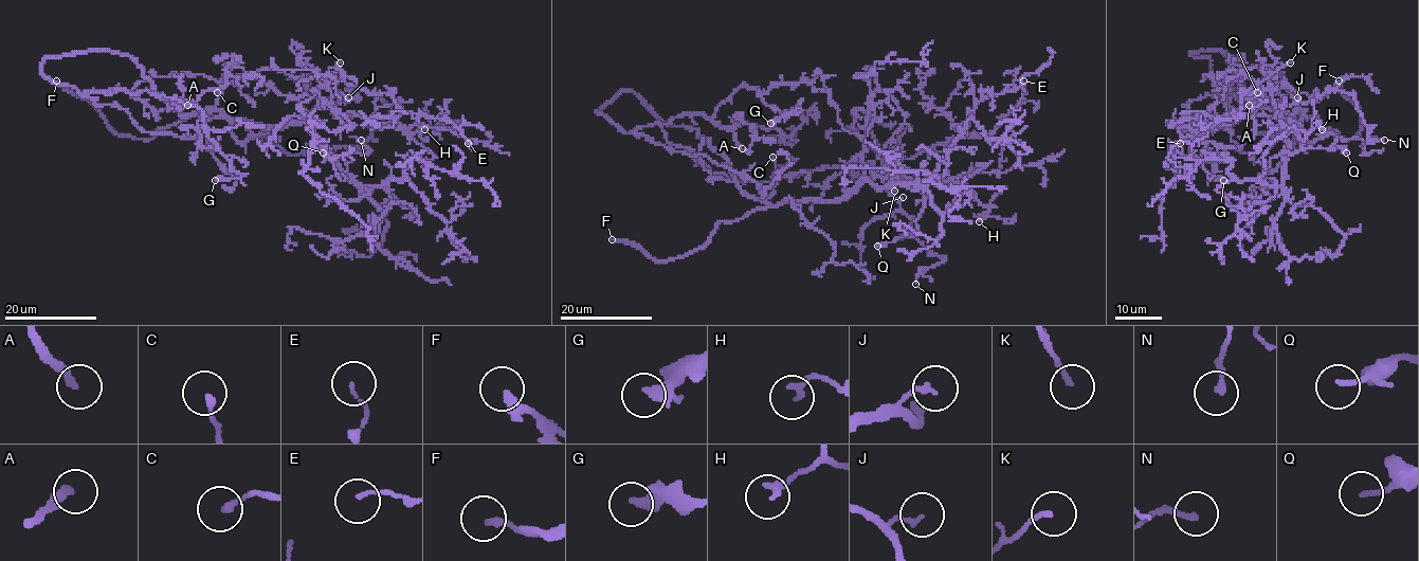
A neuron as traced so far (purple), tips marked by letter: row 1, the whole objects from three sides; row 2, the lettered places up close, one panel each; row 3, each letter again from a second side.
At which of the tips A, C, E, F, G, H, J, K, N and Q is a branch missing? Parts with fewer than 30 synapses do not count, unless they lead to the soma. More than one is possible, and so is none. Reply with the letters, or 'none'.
A, F

